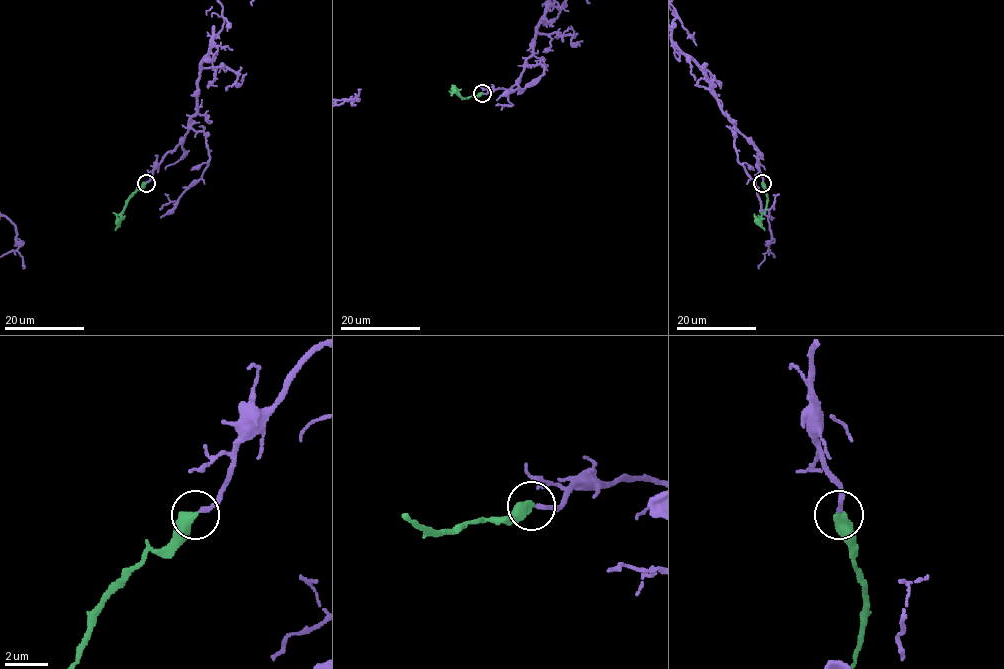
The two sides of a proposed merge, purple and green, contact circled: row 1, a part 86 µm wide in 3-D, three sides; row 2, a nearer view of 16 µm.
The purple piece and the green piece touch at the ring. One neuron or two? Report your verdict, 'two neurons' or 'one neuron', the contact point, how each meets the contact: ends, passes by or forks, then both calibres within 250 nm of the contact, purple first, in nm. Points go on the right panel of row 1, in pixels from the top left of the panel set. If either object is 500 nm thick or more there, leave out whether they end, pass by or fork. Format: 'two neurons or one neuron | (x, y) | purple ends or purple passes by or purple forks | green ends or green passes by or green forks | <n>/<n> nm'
one neuron | (762, 183) | 190/550 nm

